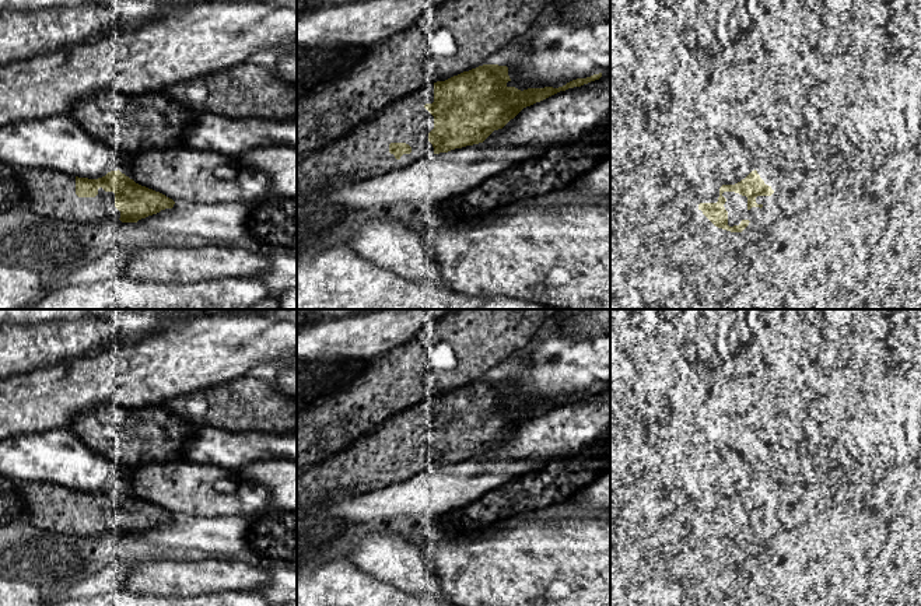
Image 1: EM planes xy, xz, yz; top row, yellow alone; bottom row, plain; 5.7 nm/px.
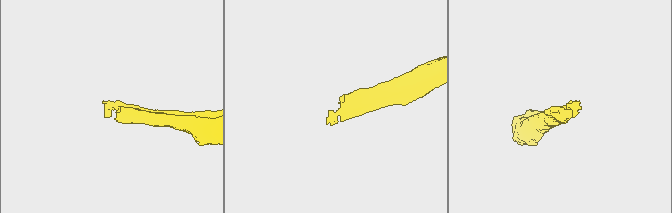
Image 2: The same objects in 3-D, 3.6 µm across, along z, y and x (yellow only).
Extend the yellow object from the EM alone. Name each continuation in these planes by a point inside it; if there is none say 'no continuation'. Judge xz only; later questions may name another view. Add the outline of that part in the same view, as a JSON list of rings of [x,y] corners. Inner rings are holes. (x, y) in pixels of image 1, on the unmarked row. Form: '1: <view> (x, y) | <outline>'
1: xz (364, 466) | [[[434,396],[427,397],[416,407],[392,416],[371,434],[356,439],[347,449],[321,465],[305,473],[297,473],[297,514],[302,516],[316,514],[333,494],[344,490],[351,493],[374,491],[427,472],[434,466],[434,460],[428,455],[428,446],[434,442],[434,430],[424,418],[433,416]],[[391,456],[406,456],[412,460],[412,466],[396,473],[389,466]]]

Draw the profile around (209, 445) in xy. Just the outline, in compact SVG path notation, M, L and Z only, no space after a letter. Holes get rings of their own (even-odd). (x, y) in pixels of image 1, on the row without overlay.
M197 425L185 446L185 459L234 472L263 459L297 460L297 432L231 432L210 425Z

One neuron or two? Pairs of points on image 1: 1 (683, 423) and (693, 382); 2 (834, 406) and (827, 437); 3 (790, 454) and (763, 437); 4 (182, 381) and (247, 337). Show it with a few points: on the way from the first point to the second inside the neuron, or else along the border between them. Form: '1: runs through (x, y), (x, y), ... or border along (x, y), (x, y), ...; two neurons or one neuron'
1: runs through (683, 413), (686, 399), (692, 392); one neuron
2: border along (829, 419), (841, 427); two neurons
3: border along (784, 442), (777, 454); two neurons
4: runs through (198, 365), (216, 347), (231, 344); one neuron

